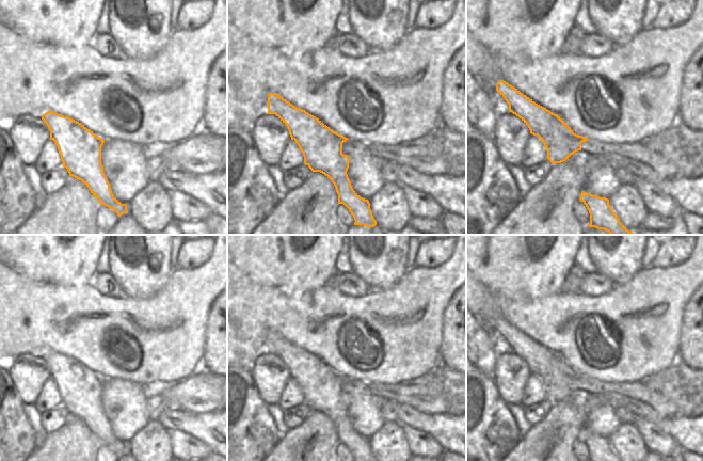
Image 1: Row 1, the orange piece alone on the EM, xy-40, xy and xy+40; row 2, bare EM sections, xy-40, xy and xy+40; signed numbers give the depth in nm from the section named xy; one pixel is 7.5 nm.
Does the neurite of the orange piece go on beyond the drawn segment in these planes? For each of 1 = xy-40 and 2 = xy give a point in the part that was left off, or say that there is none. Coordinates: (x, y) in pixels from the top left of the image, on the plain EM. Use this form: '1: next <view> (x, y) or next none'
1: next none
2: next none

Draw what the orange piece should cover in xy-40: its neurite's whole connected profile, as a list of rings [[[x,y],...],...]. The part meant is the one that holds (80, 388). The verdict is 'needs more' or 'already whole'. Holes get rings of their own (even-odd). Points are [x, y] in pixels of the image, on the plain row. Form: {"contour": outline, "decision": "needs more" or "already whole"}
{"contour": [[[51,349],[42,354],[50,369],[61,395],[63,406],[69,415],[81,419],[91,432],[117,455],[127,451],[127,443],[122,443],[113,433],[101,403],[101,386],[105,379],[81,362]]], "decision": "already whole"}

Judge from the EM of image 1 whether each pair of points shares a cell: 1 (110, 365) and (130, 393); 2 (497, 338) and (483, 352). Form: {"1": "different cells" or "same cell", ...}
{"1": "different cells", "2": "different cells"}

